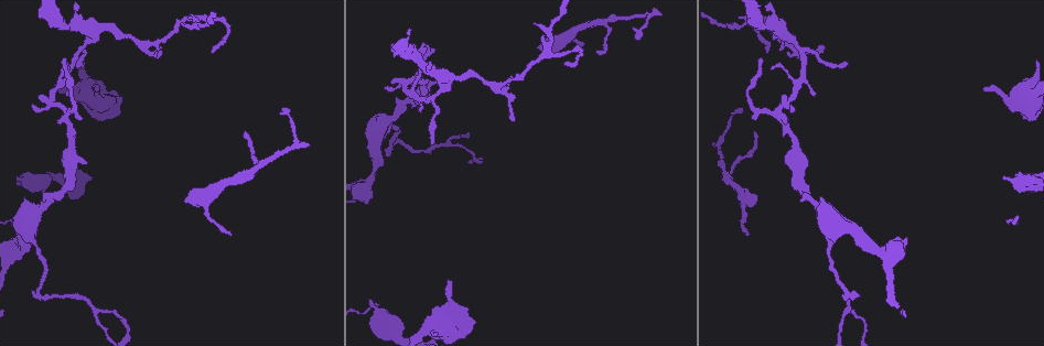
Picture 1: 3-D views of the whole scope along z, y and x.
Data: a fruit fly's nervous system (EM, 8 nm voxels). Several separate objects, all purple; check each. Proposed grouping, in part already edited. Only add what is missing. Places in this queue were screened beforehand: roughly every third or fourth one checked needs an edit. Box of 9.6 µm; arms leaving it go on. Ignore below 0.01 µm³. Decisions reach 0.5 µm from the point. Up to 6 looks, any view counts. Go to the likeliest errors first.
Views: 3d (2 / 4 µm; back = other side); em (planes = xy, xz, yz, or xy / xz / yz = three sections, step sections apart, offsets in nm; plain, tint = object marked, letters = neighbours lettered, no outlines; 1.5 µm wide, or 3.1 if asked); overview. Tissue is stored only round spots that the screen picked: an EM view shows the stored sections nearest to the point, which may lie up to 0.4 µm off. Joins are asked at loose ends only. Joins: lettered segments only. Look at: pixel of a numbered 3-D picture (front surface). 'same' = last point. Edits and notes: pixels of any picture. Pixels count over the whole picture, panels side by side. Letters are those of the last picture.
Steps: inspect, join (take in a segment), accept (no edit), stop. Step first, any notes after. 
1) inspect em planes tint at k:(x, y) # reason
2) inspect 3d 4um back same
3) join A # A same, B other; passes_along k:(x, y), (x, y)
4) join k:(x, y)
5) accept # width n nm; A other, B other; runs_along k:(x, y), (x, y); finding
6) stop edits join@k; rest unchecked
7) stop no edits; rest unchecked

inspect 3d 4um at 1:(1002, 177) # thin end

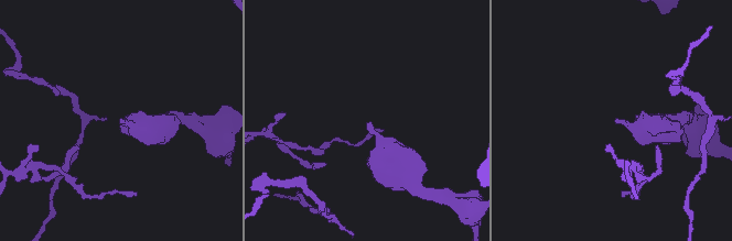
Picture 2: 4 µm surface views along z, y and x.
inspect em xz step 8 letters at 2:(615, 120) # now the EM

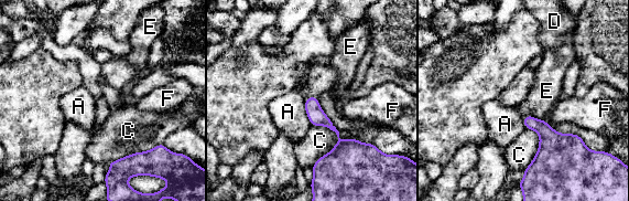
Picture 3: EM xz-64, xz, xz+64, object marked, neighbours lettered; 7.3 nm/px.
inspect em planes letters same # another direction

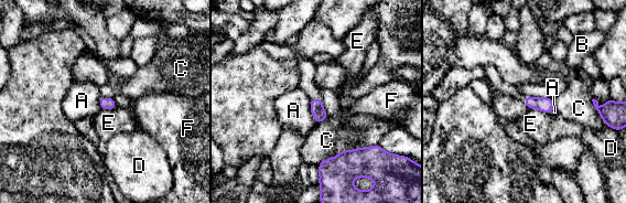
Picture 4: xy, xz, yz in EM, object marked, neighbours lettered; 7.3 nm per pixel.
accept # A other, B other, C other, D other, E other, F other; border 4:(310, 99), (311, 115), (316, 123); none of them fits

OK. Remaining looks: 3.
inspect 3d 4um at 1:(86, 161)

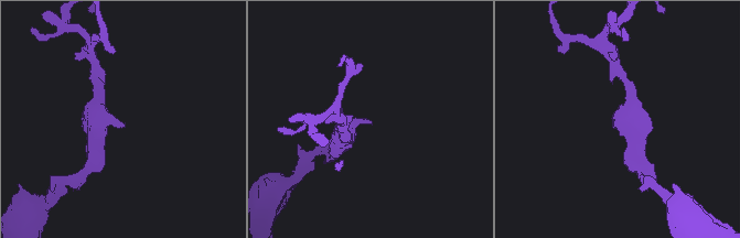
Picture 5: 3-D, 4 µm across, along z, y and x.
inspect em xy step 4 letters at 5:(616, 125) # arm_widths 200, 300 nm; shape alone is not enough

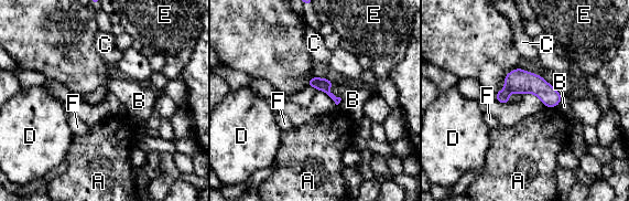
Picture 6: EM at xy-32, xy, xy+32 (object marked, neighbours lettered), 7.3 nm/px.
accept # A other, B other, C other, D other, E other, F other; no lettered segment goes on from it

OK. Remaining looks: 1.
stop no edits; rest unchecked

